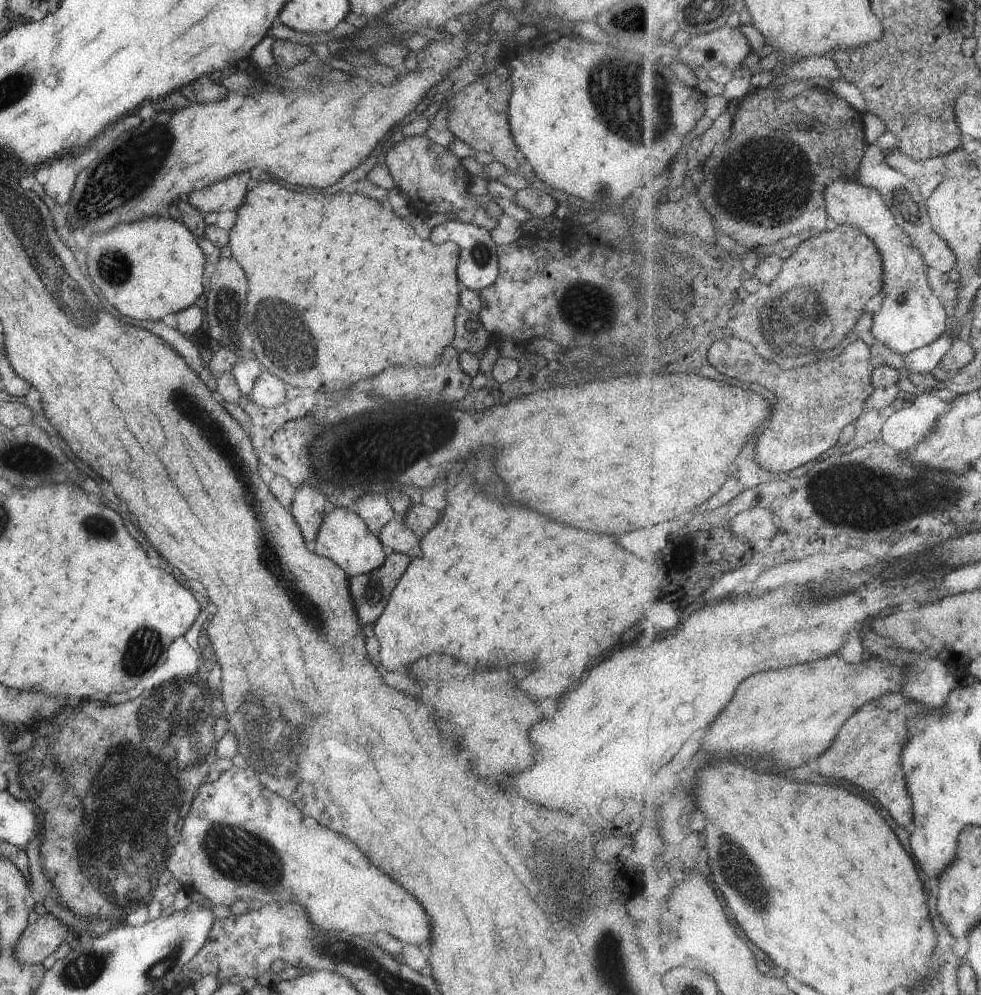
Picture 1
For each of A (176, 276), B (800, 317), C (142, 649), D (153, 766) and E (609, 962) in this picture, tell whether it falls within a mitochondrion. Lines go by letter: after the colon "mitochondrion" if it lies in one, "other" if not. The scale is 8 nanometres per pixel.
A: other
B: mitochondrion
C: mitochondrion
D: mitochondrion
E: mitochondrion

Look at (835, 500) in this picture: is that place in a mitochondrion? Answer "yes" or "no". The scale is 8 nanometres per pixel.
yes

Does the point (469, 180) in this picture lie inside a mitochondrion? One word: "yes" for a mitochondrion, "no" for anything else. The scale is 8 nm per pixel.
no

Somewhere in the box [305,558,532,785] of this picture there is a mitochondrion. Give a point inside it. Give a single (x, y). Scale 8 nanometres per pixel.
(371, 595)

